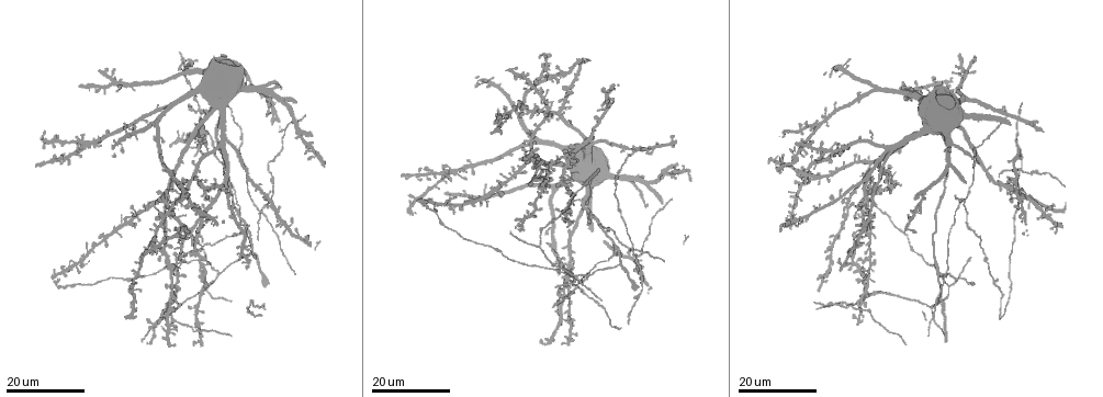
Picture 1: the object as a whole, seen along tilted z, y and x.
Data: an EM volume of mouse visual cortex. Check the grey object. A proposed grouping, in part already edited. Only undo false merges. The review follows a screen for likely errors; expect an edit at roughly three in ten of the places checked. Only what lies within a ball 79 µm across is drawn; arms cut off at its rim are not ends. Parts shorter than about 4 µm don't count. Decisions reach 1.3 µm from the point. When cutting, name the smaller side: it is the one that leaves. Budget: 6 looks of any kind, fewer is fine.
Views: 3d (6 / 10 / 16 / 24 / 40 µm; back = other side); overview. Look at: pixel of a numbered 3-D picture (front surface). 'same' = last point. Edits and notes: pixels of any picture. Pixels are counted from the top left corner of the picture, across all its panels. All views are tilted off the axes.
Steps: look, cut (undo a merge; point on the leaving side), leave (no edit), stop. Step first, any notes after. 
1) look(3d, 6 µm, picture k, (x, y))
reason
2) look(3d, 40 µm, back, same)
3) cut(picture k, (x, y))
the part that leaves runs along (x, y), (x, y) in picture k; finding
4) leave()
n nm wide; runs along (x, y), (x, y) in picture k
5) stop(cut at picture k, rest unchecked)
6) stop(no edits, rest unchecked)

look(3d, 16 µm, picture 1, (153, 204))
four or more arms meet

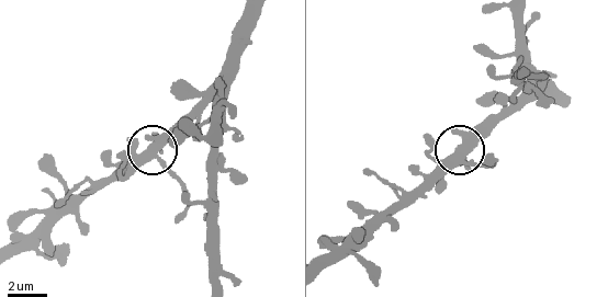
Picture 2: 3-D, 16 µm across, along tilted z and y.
look(3d, 10 µm, picture 2, (458, 161))
closer look

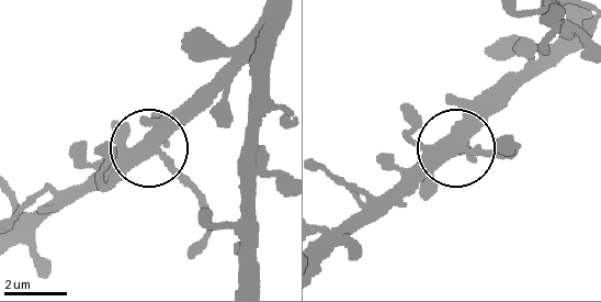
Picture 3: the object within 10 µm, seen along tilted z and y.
leave()
4 arms; one neuron here

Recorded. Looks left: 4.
look(3d, 16 µm, picture 1, (220, 271))
three arms meet

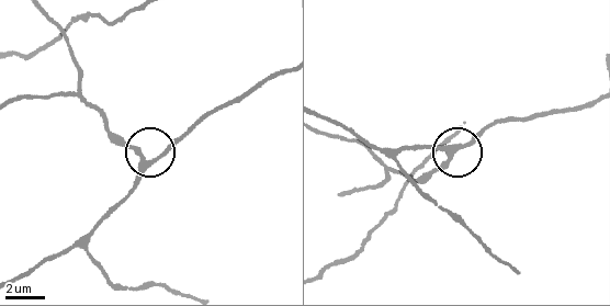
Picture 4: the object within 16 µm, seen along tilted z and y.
look(3d, 6 µm, picture 4, (144, 162))

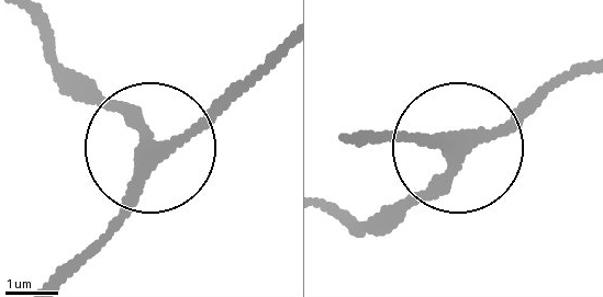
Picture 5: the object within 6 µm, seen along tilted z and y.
leave()
3 arms; runs along (276, 61), (148, 150), (58, 272) in picture 5; all the same neuron

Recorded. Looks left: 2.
look(3d, 16 µm, picture 1, (948, 288))
three arms meet

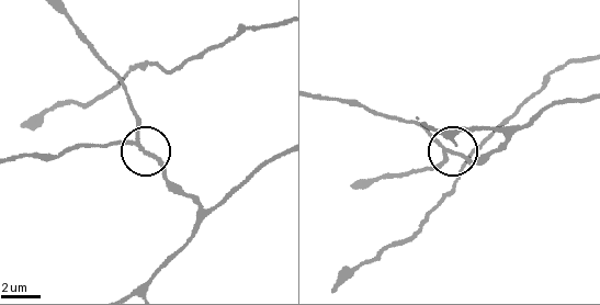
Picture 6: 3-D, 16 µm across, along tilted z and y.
look(3d, 6 µm, picture 6, (137, 142))

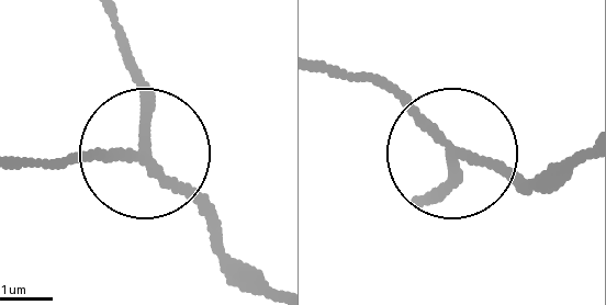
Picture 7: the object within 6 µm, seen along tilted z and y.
leave()
3 arms; runs along (257, 287), (143, 154), (123, 34) in picture 7; one neuron here

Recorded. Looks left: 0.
stop(no edits, rest unchecked)

